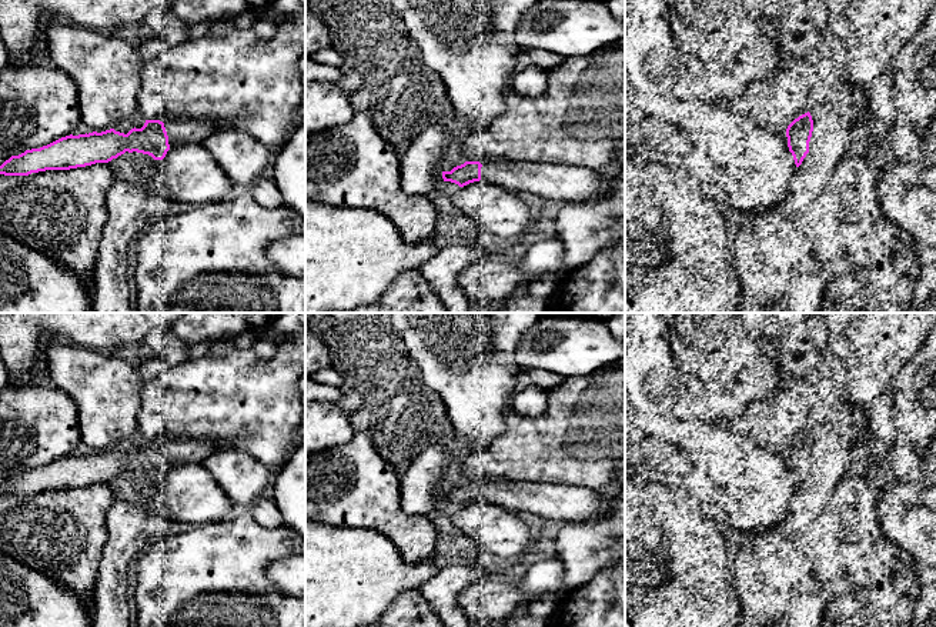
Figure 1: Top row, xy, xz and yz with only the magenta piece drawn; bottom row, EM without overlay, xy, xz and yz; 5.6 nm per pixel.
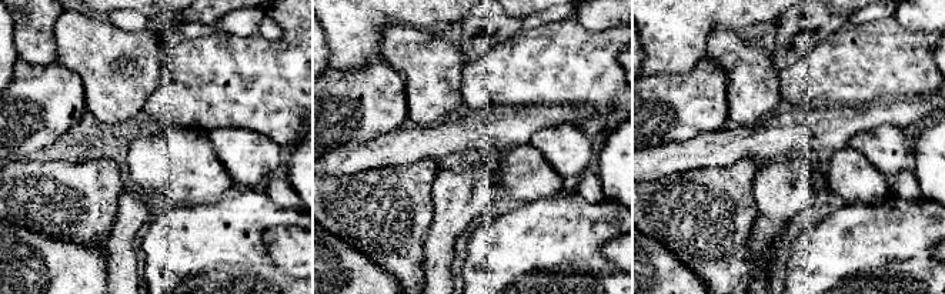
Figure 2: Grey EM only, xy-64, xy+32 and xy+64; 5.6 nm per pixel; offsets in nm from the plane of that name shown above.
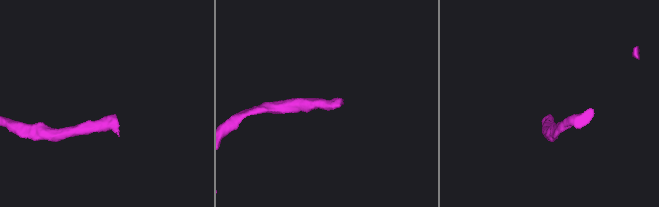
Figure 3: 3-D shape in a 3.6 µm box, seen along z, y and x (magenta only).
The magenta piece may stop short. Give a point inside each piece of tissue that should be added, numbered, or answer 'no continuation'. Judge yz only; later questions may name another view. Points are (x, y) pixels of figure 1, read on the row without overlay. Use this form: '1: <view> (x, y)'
no continuation

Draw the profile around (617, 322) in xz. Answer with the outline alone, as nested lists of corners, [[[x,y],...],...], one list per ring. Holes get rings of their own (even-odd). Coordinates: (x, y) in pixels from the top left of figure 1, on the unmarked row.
[[[614,313],[606,323],[614,337],[625,344],[625,313]]]

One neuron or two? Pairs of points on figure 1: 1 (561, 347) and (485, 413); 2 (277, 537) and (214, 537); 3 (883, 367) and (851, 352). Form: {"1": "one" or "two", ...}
{"1": "two", "2": "one", "3": "one"}

